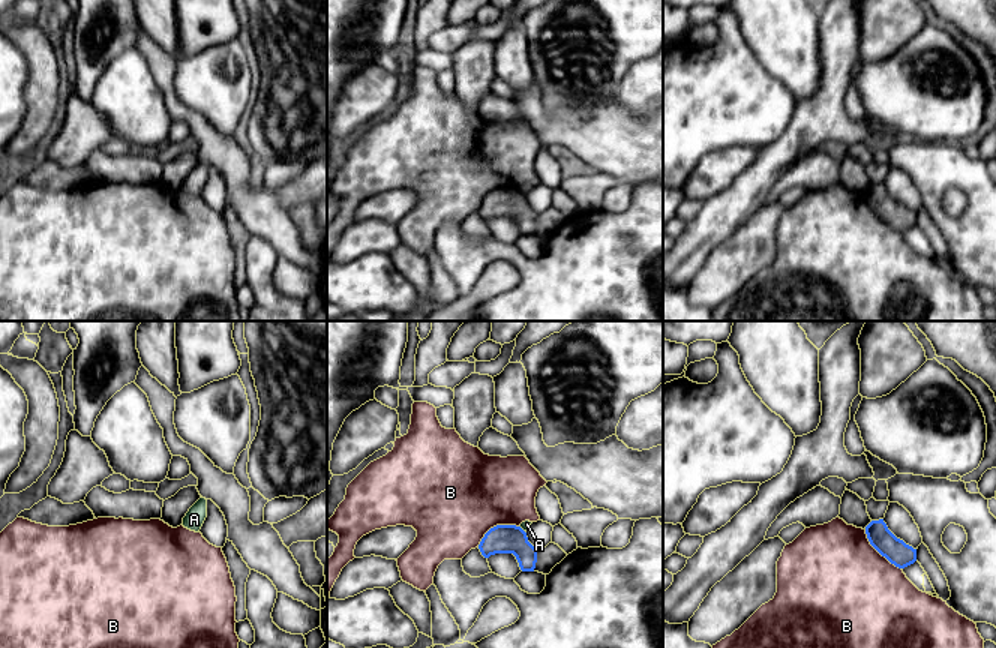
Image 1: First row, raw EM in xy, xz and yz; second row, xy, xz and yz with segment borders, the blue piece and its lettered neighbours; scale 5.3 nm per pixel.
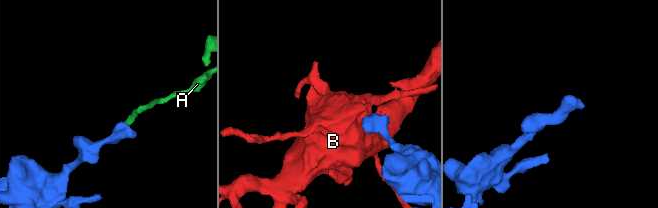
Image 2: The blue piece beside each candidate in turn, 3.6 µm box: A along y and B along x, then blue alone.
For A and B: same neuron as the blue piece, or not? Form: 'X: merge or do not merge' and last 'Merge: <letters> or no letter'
A: do not merge
B: do not merge
Merge: no letter

